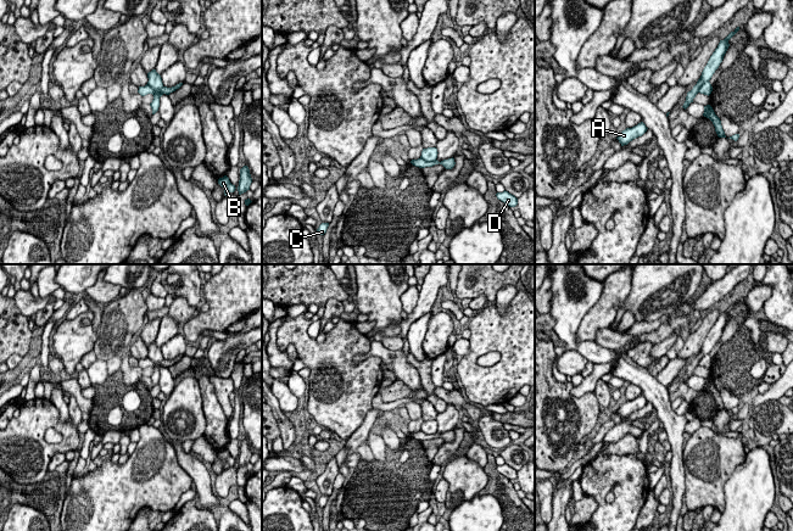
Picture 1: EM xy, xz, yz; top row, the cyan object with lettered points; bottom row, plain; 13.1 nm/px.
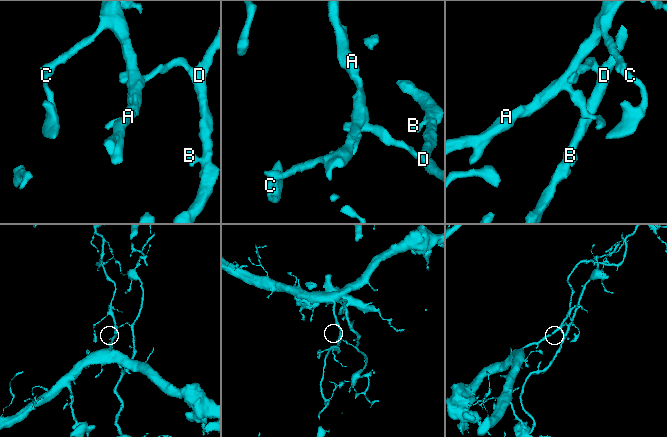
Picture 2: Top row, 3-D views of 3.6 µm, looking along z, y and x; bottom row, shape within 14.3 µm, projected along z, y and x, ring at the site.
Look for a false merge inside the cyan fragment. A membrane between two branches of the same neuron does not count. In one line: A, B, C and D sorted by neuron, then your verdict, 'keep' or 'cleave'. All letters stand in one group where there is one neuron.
A C / B D | cleave

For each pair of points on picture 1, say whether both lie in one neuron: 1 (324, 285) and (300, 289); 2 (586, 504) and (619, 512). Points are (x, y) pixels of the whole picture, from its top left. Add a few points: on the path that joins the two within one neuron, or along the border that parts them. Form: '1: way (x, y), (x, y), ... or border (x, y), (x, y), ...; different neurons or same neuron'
1: way (318, 285), (306, 285); same neuron
2: border (585, 495), (590, 495), (597, 503), (590, 518); different neurons

